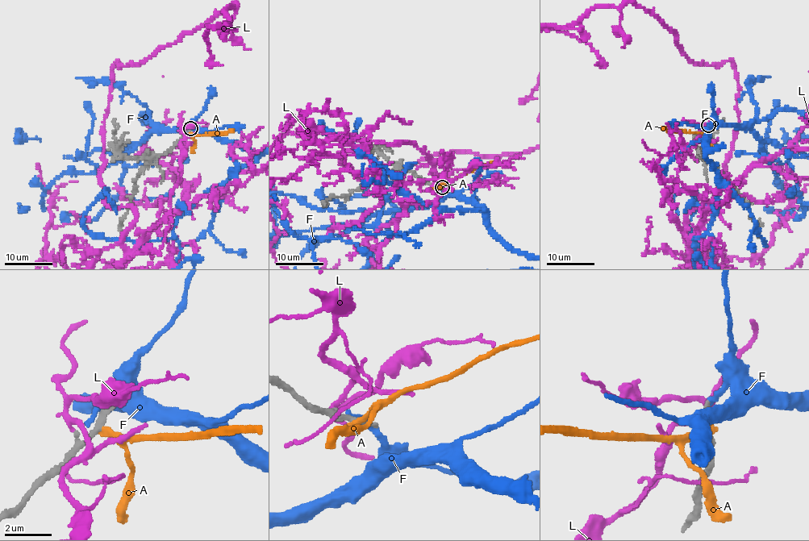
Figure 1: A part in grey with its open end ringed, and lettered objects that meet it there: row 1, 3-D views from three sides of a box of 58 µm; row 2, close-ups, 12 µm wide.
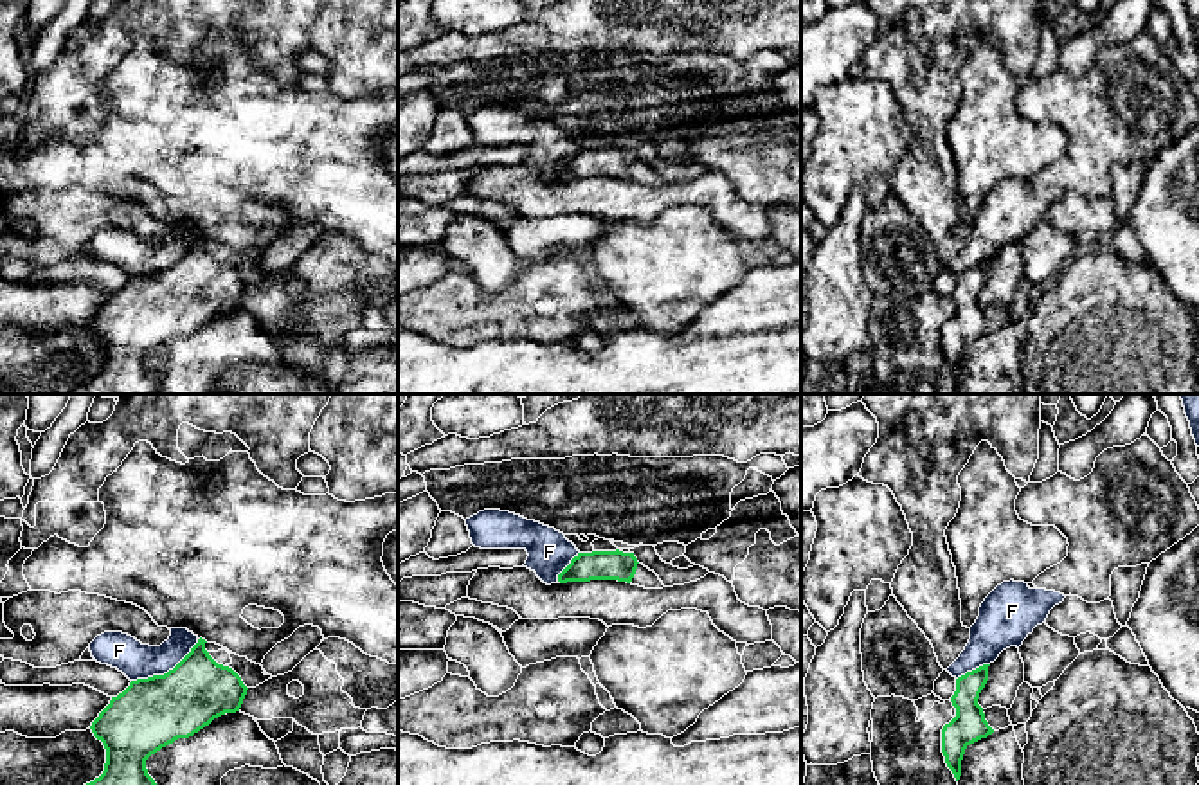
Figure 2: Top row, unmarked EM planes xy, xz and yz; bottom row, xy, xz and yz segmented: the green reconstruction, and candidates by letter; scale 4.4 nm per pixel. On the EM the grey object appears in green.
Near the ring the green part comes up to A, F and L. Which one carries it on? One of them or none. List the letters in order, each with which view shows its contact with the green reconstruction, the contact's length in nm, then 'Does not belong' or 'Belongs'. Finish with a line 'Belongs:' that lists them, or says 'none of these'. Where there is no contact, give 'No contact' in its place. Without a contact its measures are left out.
A: No contact. Does not belong
F: Touches green in xy. Shared border 360 nm. Does not belong
L: No contact. Does not belong
Belongs: none of these

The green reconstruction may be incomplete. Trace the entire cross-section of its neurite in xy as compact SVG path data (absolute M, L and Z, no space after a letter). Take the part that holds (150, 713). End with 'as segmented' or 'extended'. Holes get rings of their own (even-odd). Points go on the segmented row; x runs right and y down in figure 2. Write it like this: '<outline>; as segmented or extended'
M200 637L167 673L131 681L122 693L112 697L90 726L106 749L104 771L86 785L157 785L146 769L151 754L178 738L193 736L225 713L239 711L248 688L232 668L218 664L209 655L205 643Z; as segmented

